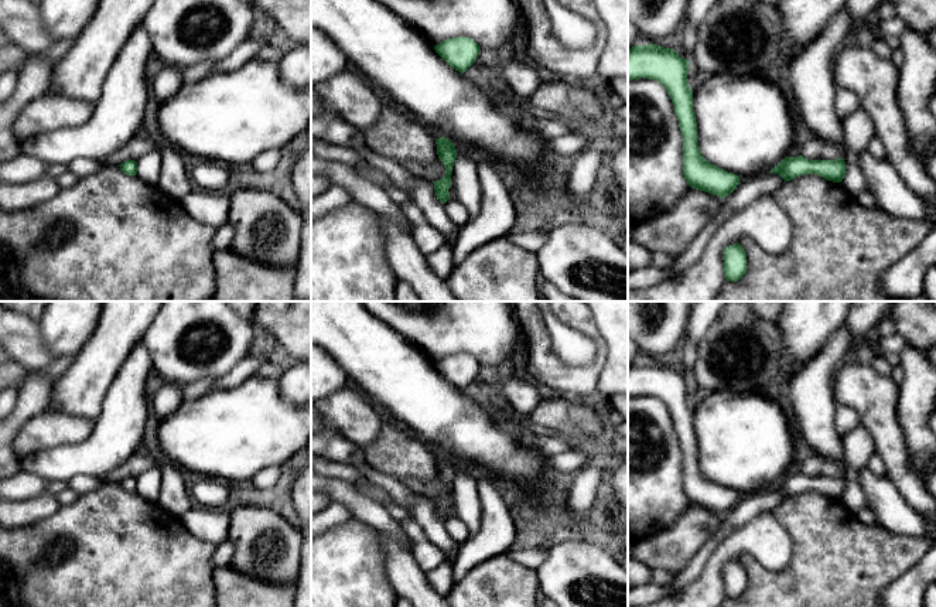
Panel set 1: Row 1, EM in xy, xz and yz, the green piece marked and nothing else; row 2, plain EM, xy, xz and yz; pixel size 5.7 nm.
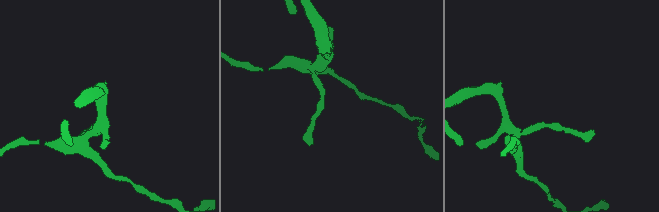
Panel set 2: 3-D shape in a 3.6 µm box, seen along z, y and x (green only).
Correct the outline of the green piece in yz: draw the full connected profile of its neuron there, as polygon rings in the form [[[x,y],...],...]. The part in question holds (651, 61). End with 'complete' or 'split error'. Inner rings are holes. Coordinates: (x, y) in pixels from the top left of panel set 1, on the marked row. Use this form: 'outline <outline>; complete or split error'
outline [[[656,44],[635,45],[628,51],[628,81],[646,78],[666,88],[683,136],[683,175],[687,184],[724,198],[737,188],[739,175],[711,164],[701,156],[693,91],[687,82],[689,65],[690,62],[672,48]]]; complete

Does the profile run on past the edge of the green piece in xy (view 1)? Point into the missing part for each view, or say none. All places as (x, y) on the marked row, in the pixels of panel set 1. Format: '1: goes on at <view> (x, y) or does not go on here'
1: does not go on here

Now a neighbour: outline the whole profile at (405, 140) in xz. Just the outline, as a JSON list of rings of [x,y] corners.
[[[383,103],[378,123],[365,132],[366,146],[397,161],[430,166],[438,160],[435,137],[421,122],[413,122]]]

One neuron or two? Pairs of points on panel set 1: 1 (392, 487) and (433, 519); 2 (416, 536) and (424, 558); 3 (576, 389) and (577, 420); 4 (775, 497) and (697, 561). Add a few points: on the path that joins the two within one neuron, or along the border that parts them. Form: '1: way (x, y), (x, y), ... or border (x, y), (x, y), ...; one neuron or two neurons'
1: border (414, 493), (410, 514); two neurons
2: way (419, 542), (424, 552); one neuron
3: border (564, 395), (581, 401); two neurons
4: way (755, 504), (748, 507), (716, 541); one neuron

